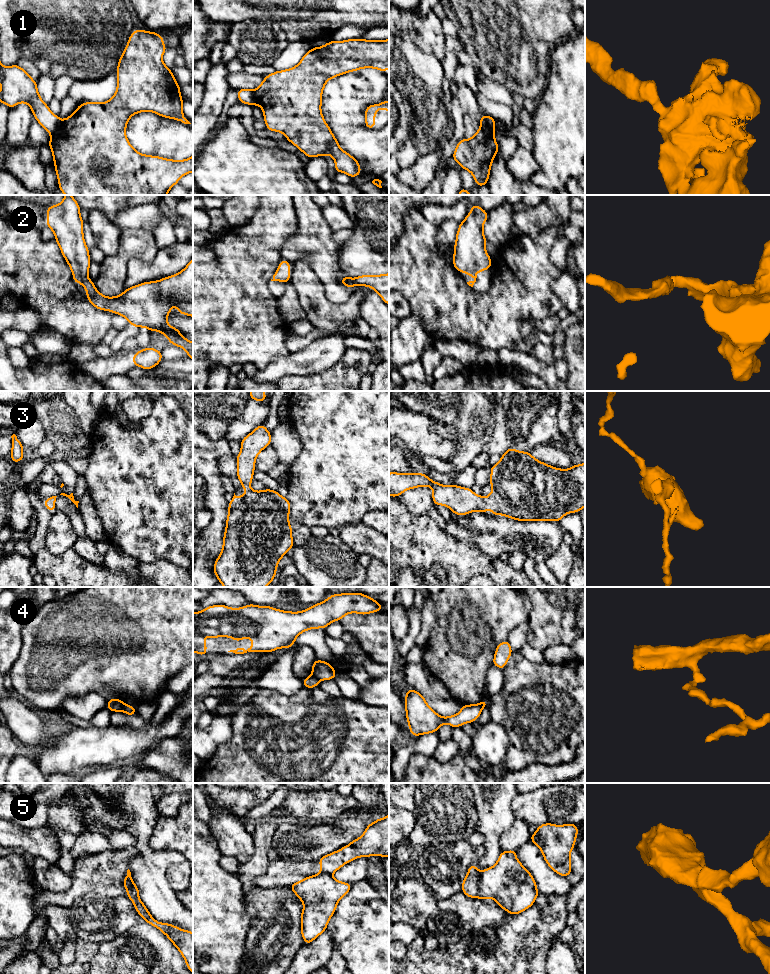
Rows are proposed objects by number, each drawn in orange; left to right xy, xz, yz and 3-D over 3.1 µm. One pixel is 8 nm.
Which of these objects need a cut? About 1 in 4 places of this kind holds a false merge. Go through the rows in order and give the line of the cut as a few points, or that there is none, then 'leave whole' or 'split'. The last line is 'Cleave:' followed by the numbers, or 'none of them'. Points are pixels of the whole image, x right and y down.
1: xz (252, 91), (255, 104) | split
2: no cut | leave whole
3: no cut | leave whole
4: xy (124, 704), (119, 710) | split
5: yz (480, 873), (478, 897) | split
Cleave: 1, 4, 5

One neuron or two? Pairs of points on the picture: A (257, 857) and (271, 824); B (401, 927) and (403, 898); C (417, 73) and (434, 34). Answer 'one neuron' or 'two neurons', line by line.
A: one neuron
B: two neurons
C: two neurons

